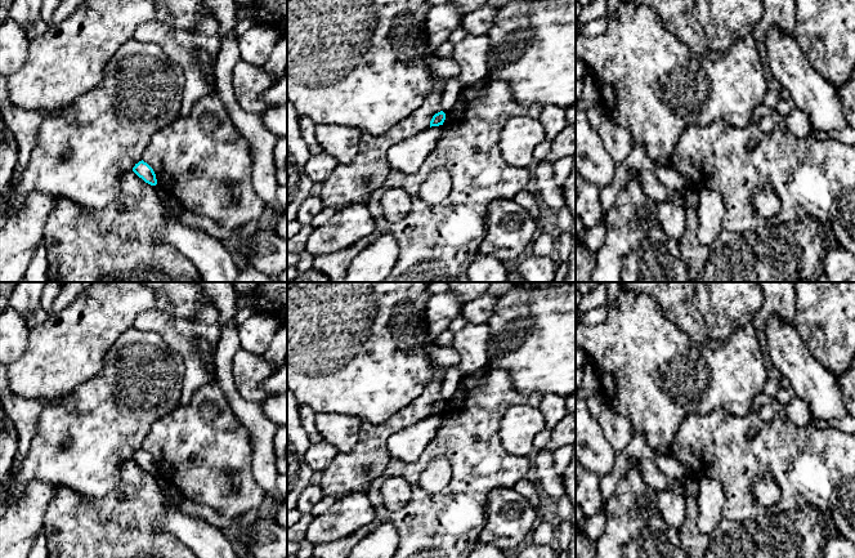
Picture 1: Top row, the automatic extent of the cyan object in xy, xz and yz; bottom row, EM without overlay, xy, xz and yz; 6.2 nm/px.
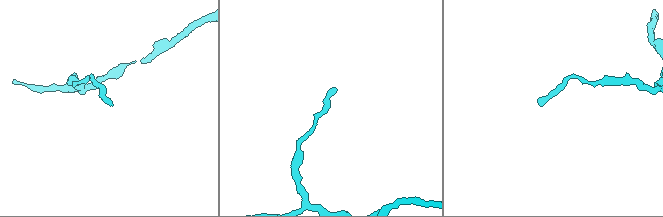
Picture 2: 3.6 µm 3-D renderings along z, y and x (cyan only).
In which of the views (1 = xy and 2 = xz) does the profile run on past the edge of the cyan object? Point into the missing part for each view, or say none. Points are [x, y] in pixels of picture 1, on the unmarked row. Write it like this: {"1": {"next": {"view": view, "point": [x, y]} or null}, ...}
{"1": {"next": null}, "2": {"next": null}}

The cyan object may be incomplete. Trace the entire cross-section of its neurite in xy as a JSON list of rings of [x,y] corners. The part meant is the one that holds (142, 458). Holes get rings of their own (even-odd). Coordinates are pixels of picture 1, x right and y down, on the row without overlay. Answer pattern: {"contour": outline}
{"contour": [[[143,448],[139,450],[138,452],[135,452],[135,455],[133,456],[133,460],[139,467],[142,467],[146,472],[148,472],[151,474],[157,473],[157,468],[156,468],[156,463],[155,463],[153,457]]]}

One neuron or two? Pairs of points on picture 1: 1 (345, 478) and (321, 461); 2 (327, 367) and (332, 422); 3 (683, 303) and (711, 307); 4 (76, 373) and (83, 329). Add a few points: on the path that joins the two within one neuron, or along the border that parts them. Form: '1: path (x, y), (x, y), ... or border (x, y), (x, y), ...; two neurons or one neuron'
1: border (339, 452), (322, 472); two neurons
2: border (316, 411), (352, 414), (361, 420); two neurons
3: border (694, 295), (694, 307), (708, 331); two neurons
4: path (76, 362), (77, 339); one neuron

